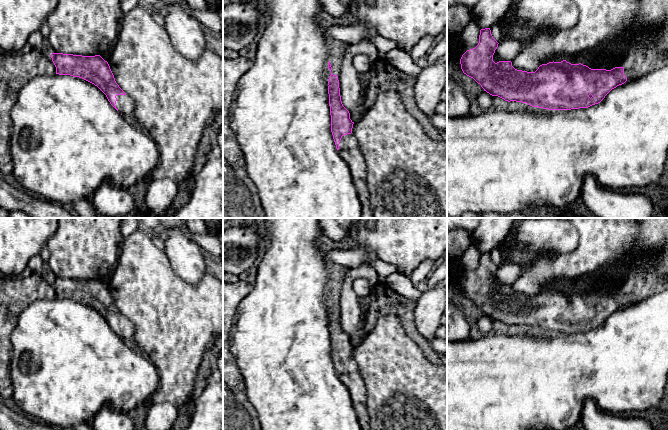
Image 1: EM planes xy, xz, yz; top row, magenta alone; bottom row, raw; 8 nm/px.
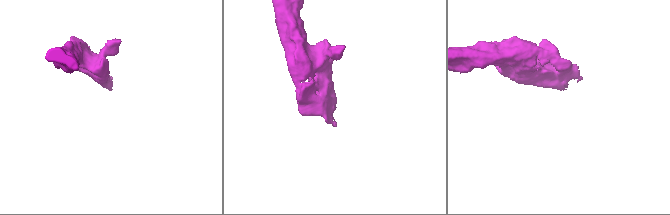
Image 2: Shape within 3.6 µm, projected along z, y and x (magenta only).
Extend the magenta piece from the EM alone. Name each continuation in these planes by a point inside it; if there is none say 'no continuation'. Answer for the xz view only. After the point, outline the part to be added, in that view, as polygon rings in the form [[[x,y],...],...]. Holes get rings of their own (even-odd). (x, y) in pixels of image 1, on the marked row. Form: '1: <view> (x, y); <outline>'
1: xz (349, 151); [[[352,133],[342,136],[338,152],[349,167],[361,203],[362,218],[374,218],[366,182],[366,163]]]

